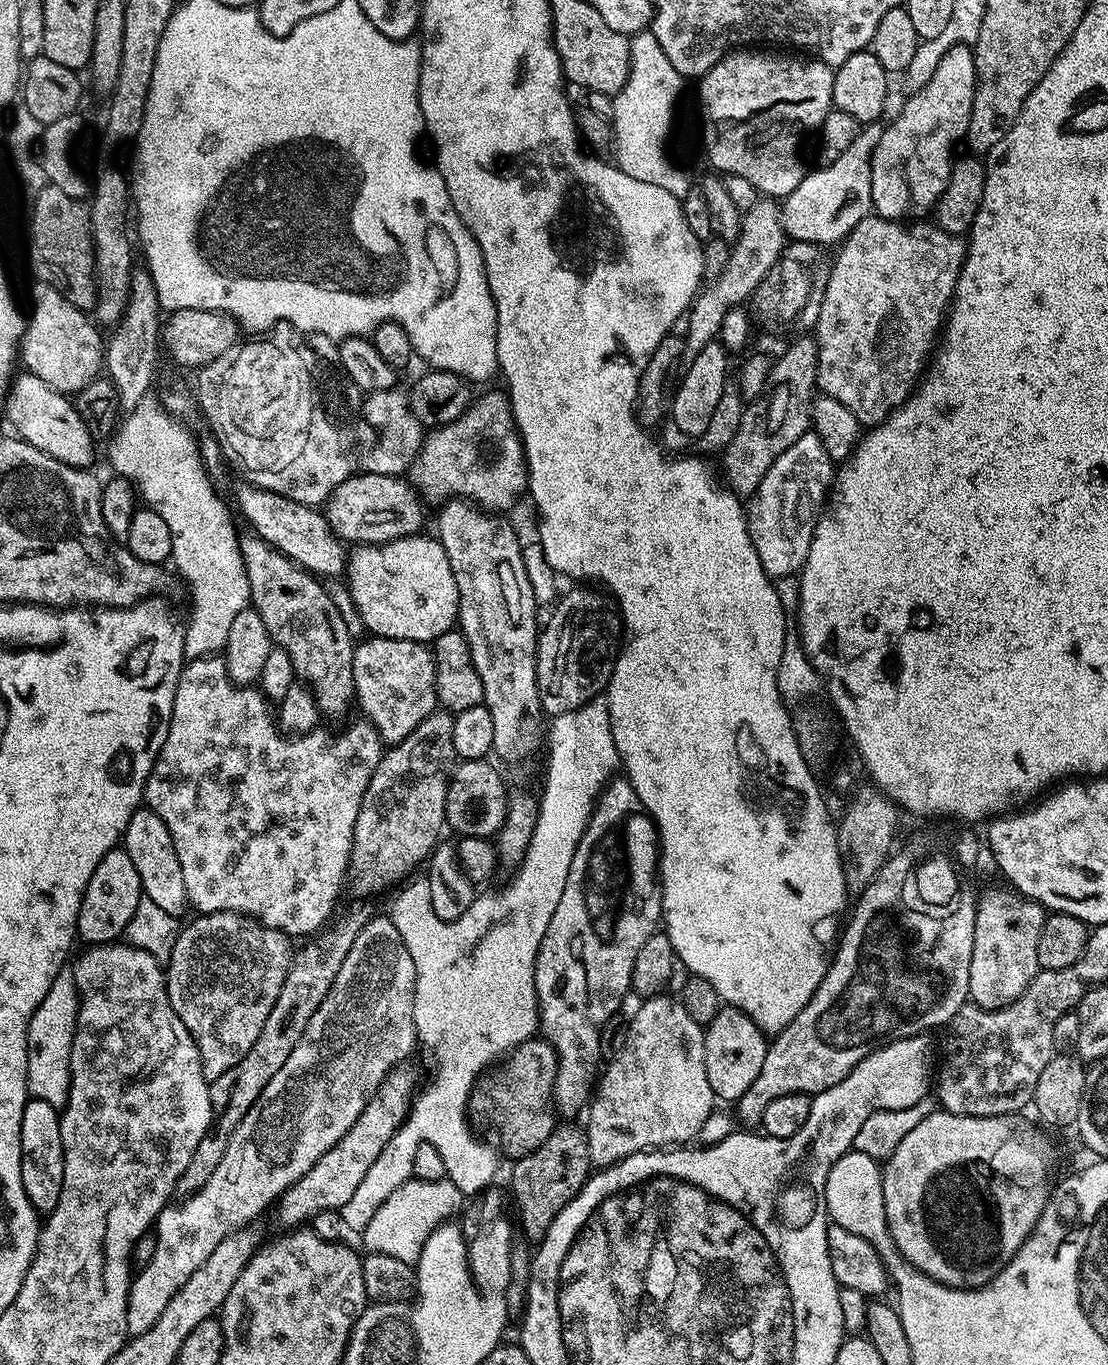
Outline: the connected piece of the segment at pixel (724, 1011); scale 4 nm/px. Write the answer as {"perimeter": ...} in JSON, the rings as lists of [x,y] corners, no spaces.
{"perimeter":[[[731,1006],[721,1007],[719,1014],[704,1028],[706,1078],[710,1078],[710,1090],[714,1090],[721,1101],[739,1100],[746,1090],[750,1090],[750,1082],[758,1078],[758,1070],[762,1070],[762,1062],[766,1062],[770,1043],[769,1037],[764,1037],[764,1030],[742,1010]]]}

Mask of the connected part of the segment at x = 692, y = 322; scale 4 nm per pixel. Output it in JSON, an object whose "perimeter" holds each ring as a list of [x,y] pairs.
{"perimeter":[[[757,198],[743,213],[740,221],[740,234],[731,245],[732,253],[729,254],[728,261],[725,262],[724,269],[720,272],[720,277],[713,282],[712,288],[705,287],[697,292],[691,308],[686,313],[688,333],[683,333],[682,336],[682,348],[685,353],[694,354],[698,350],[702,350],[702,346],[713,343],[719,337],[722,318],[726,318],[726,314],[732,308],[743,305],[745,303],[743,300],[751,301],[753,299],[756,287],[759,286],[762,278],[785,255],[784,244],[786,245],[786,237],[784,227],[780,222],[780,204],[772,198]]]}

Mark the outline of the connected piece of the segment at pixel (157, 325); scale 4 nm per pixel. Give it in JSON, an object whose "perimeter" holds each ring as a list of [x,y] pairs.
{"perimeter":[[[146,270],[133,271],[128,281],[128,303],[120,316],[120,323],[115,325],[112,337],[107,337],[103,345],[107,379],[116,387],[121,409],[132,409],[149,395],[152,388],[152,375],[156,372],[156,348],[158,335],[161,333],[162,309],[152,275]]]}

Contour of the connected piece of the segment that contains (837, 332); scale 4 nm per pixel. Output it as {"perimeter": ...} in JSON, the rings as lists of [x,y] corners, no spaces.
{"perimeter":[[[869,214],[839,245],[840,253],[832,264],[824,296],[819,297],[820,313],[814,329],[819,391],[842,402],[864,426],[881,424],[889,412],[899,408],[915,392],[926,361],[937,347],[942,317],[956,293],[960,268],[964,264],[965,241],[935,223],[924,223],[928,222],[912,222],[905,226],[899,220]]]}

